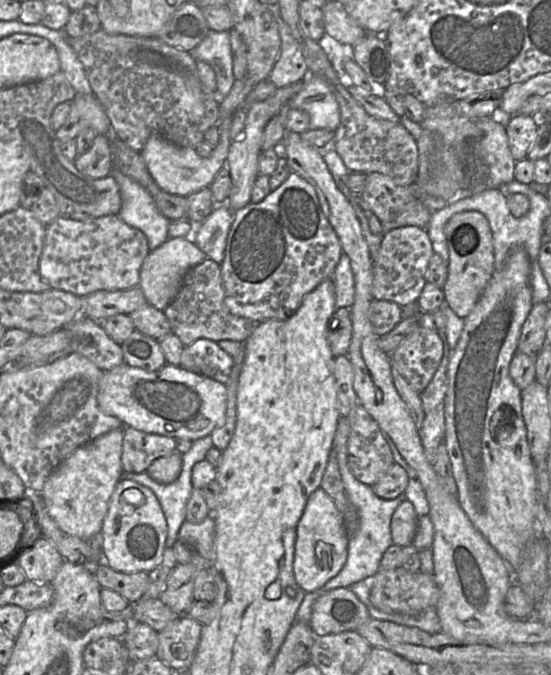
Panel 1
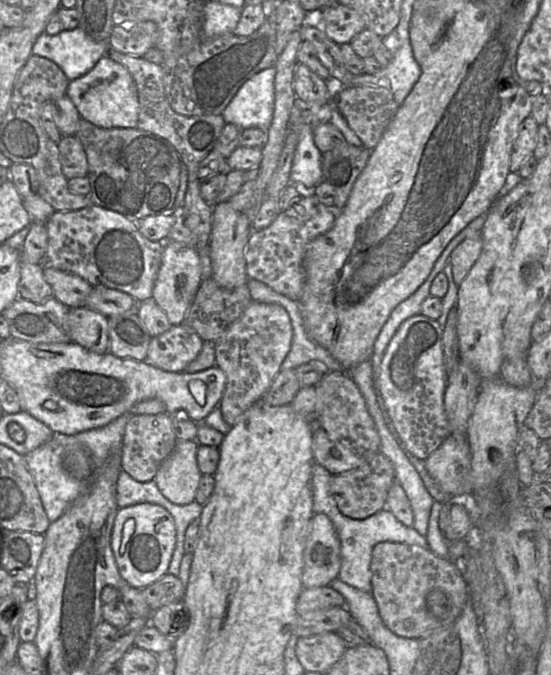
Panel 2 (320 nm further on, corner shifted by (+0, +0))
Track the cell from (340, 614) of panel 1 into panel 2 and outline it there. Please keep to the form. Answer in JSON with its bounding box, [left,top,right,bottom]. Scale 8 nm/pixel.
[297,585,345,614]

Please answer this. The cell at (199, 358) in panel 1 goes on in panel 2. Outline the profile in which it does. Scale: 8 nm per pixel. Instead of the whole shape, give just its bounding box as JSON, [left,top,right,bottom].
[145,324,203,372]

